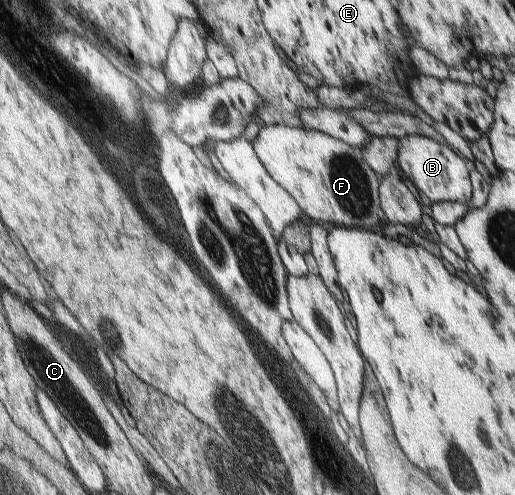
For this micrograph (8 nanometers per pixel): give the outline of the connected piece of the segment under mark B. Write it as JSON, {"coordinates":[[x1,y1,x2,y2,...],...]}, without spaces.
{"coordinates":[[406,135,398,139,397,162,406,178,422,191,432,204,438,202,459,202,467,205,472,196,466,162,448,146,427,136]]}

